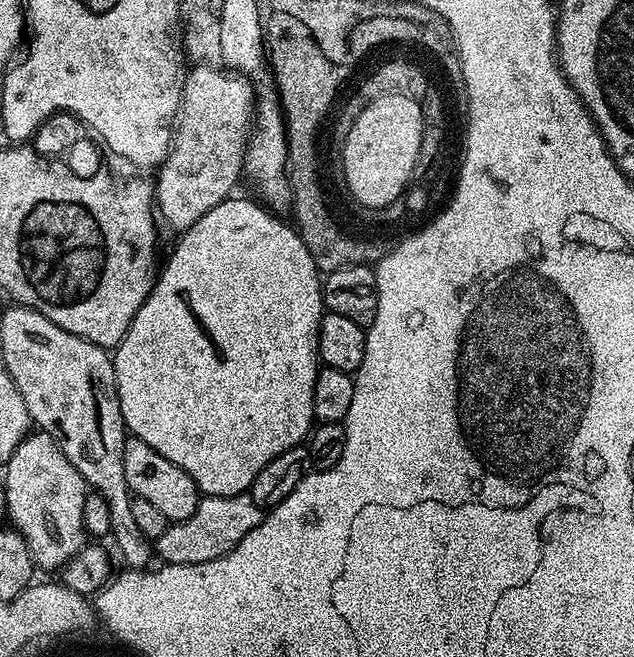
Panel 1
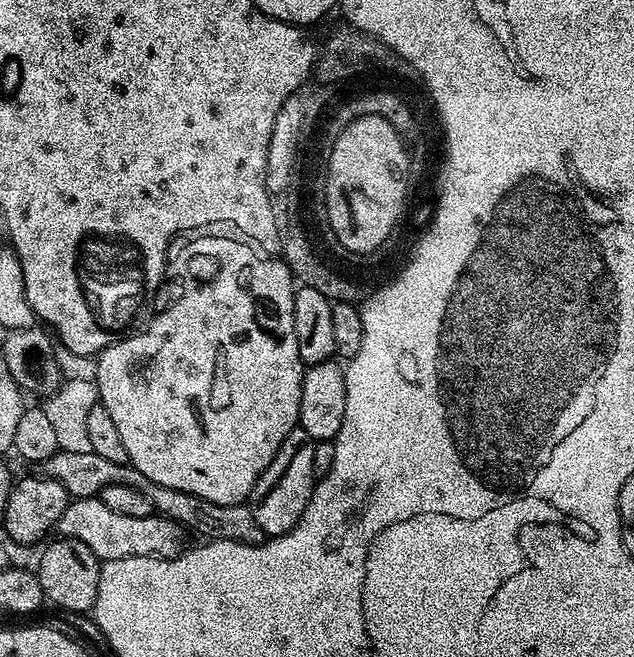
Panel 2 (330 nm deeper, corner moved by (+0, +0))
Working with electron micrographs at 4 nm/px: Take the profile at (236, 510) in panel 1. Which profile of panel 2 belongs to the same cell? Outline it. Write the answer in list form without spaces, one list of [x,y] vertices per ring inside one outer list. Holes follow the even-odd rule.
[[[95,496],[73,499],[66,506],[62,518],[58,518],[55,531],[61,537],[77,540],[90,546],[90,550],[94,550],[94,554],[102,562],[118,558],[134,558],[135,556],[172,560],[186,548],[186,543],[184,544],[186,528],[178,521],[159,514],[146,518],[117,514],[116,511],[106,507],[106,502],[102,502]]]

